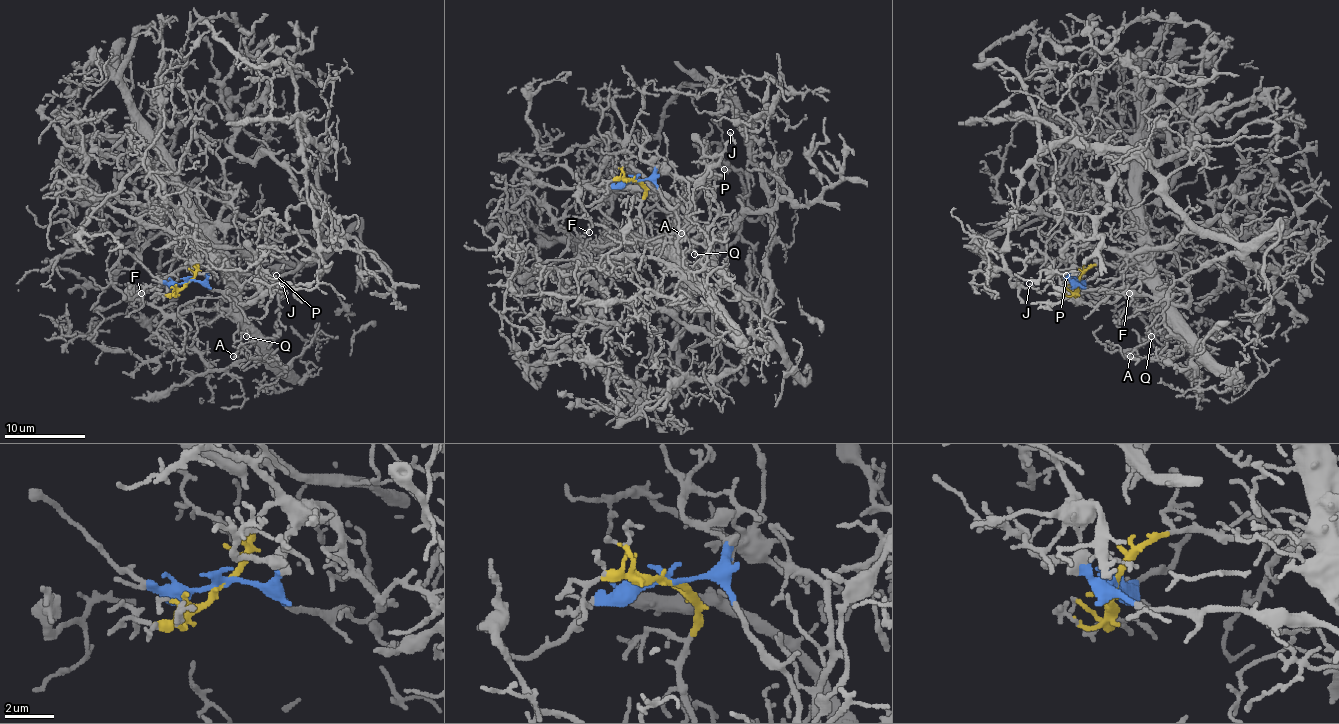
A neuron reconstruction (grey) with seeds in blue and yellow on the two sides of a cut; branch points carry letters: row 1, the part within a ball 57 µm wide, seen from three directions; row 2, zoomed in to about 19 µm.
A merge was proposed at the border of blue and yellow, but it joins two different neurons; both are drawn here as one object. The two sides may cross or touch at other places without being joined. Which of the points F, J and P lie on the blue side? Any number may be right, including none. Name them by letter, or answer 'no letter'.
J, P

